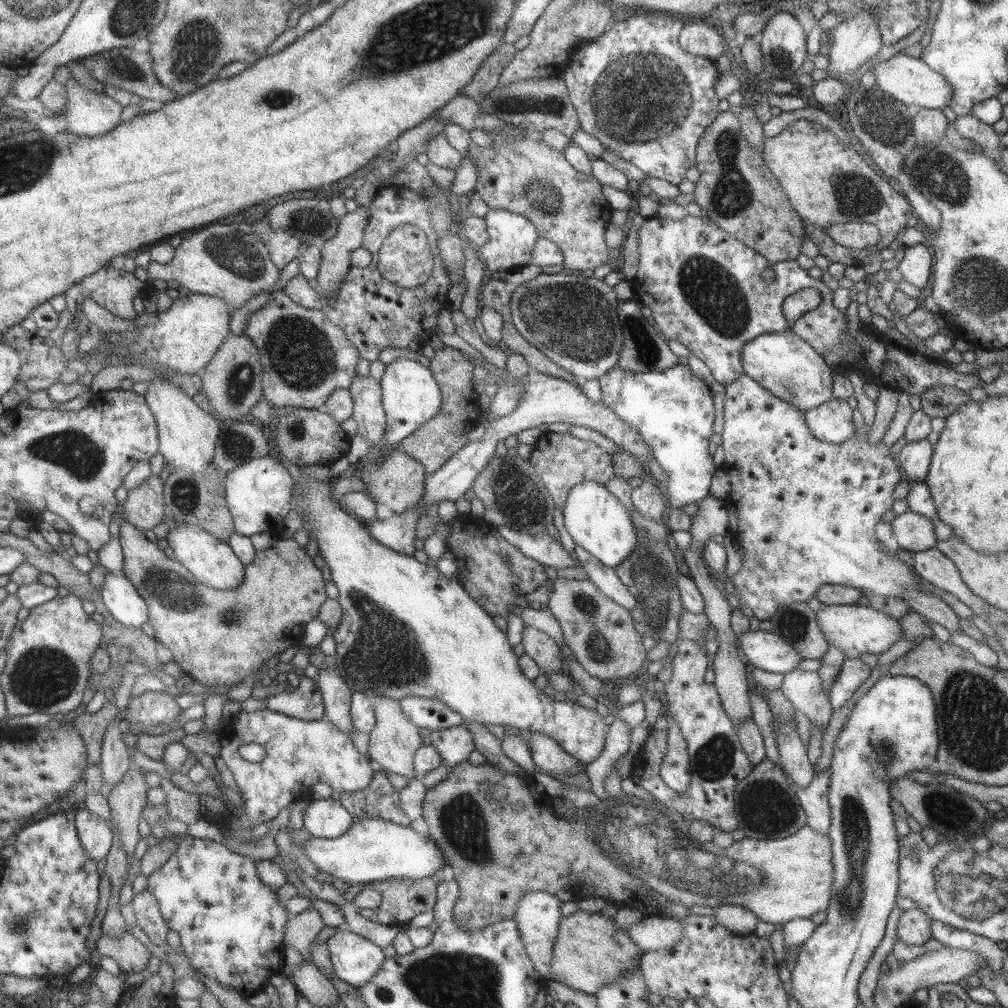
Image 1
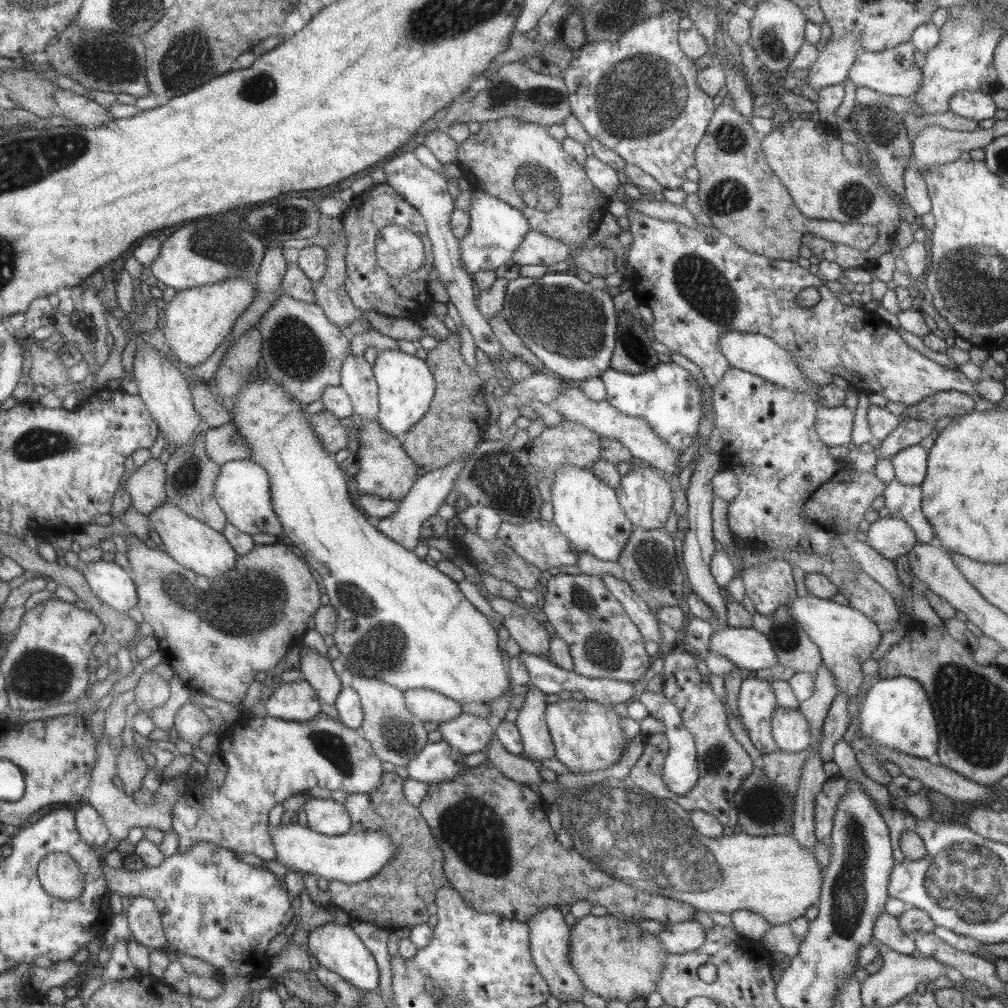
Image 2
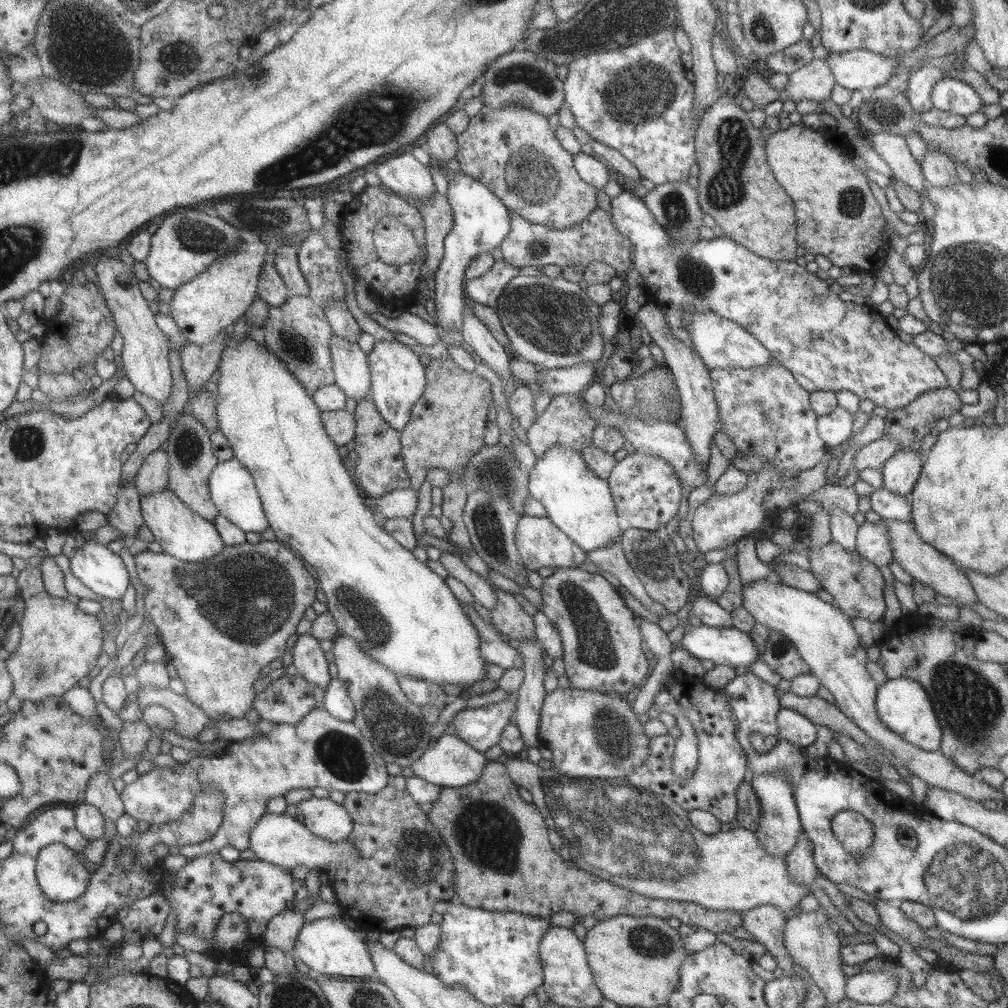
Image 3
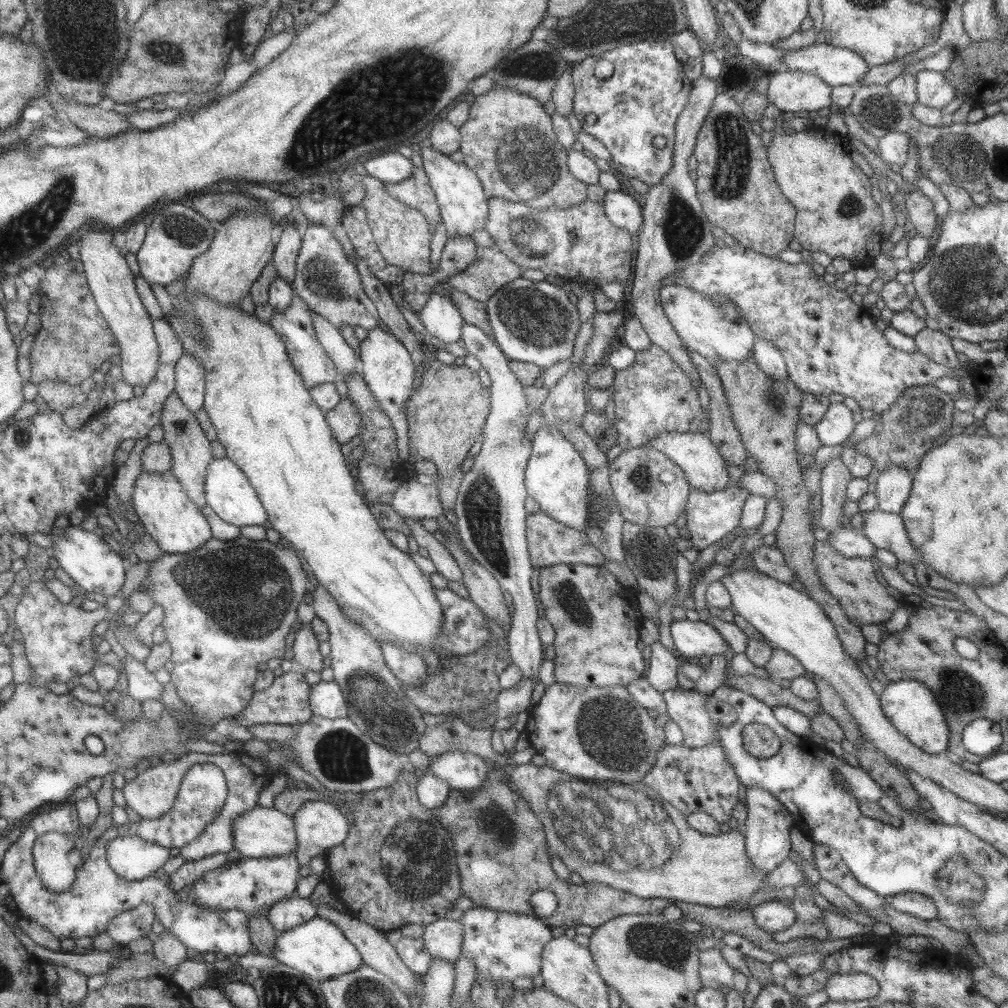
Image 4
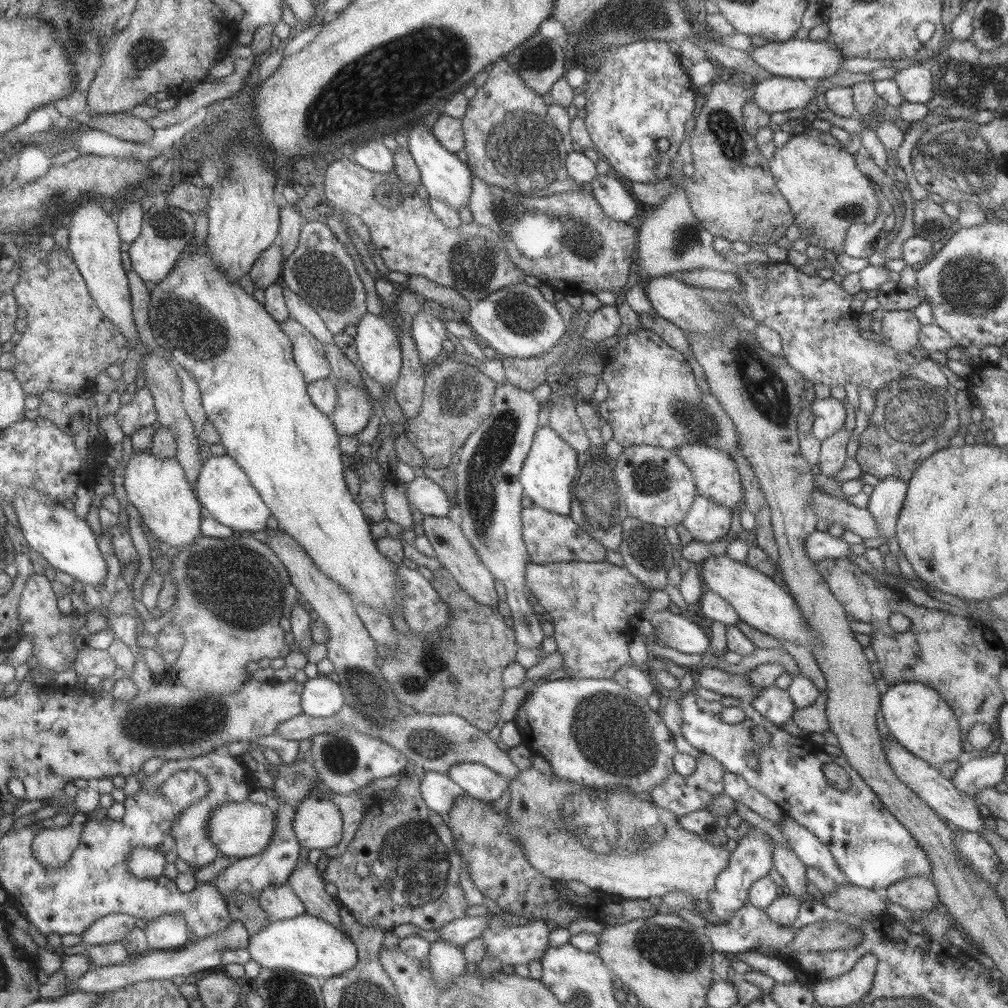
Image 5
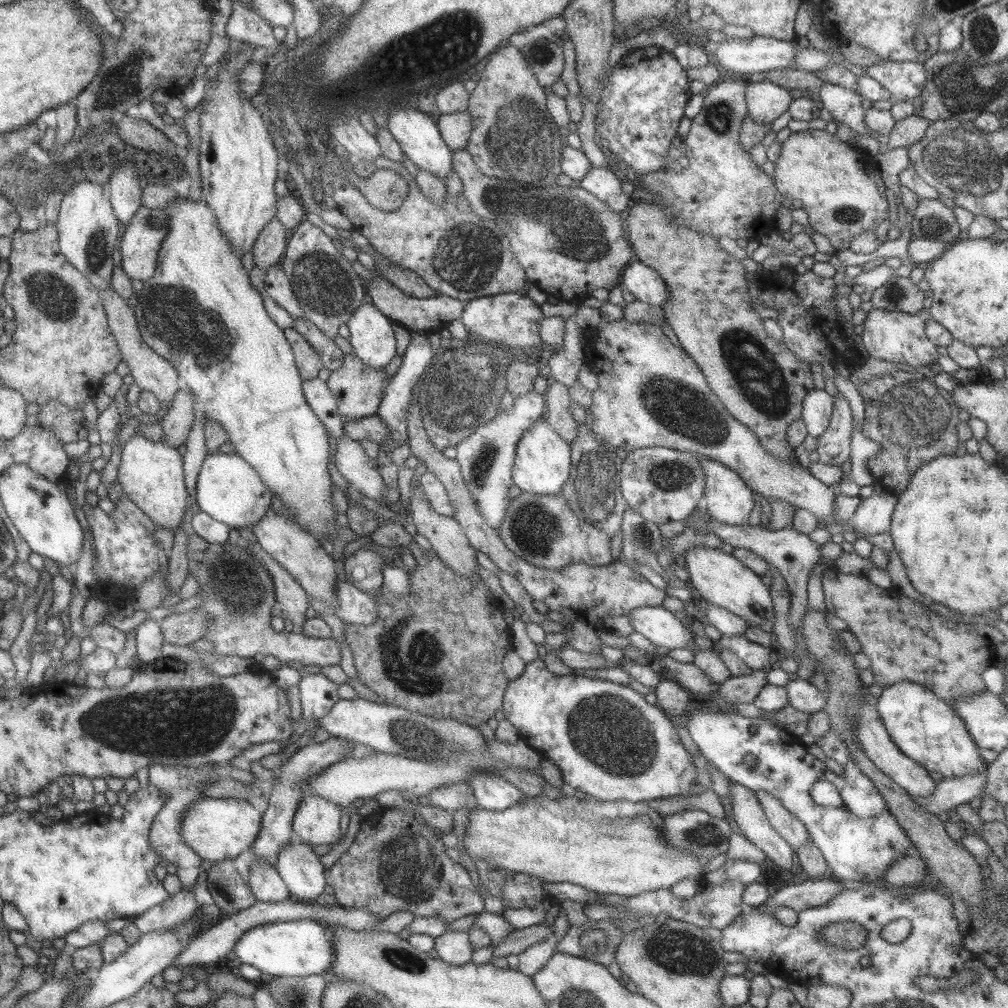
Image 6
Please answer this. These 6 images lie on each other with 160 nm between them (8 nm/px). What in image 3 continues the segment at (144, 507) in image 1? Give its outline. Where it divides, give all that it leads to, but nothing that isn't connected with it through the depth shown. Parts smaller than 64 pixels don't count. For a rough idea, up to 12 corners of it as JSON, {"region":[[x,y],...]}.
{"region":[[166,451],[148,454],[134,484],[141,495],[168,486]]}

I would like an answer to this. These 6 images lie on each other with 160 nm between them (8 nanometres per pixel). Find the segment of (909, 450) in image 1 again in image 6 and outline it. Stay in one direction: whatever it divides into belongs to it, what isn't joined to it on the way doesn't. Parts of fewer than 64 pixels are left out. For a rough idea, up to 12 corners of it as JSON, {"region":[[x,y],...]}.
{"region":[[899,493],[861,498],[852,514],[857,539],[887,532]]}

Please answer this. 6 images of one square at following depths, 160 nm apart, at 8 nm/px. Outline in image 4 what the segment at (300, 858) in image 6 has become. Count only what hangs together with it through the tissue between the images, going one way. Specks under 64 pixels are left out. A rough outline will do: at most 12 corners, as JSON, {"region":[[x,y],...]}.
{"region":[[325,904],[316,916],[334,924],[363,963],[420,1000],[422,981],[384,931]]}

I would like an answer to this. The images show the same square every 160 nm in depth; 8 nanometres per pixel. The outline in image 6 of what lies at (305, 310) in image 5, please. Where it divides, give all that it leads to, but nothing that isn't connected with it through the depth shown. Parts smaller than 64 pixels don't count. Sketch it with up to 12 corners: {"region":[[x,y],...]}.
{"region":[[279,263],[265,271],[263,294],[292,320],[305,319]]}

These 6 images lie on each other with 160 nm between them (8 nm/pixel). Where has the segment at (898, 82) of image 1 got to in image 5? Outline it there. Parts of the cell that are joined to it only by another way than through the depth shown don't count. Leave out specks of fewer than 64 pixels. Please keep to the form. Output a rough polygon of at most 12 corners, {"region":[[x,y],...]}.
{"region":[[792,37],[753,47],[771,75],[807,81],[837,72],[843,54],[827,41]]}

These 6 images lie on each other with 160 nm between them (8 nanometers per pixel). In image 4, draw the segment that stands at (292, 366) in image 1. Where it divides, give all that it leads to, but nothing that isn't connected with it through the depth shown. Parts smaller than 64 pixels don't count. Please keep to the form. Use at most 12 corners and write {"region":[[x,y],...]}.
{"region":[[295,295],[268,323],[307,389],[338,378]]}

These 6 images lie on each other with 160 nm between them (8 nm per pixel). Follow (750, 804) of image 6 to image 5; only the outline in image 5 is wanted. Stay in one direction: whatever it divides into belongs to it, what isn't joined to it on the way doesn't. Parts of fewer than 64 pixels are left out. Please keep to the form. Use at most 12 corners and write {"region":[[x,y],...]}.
{"region":[[773,841],[773,869],[789,894],[808,898],[806,866]]}

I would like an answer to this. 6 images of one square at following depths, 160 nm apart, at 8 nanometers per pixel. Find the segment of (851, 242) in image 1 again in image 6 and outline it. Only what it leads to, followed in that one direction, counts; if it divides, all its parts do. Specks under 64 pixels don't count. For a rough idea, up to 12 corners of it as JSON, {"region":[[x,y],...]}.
{"region":[[746,85],[705,87],[687,168],[641,196],[698,233],[757,240],[781,196],[738,143]]}

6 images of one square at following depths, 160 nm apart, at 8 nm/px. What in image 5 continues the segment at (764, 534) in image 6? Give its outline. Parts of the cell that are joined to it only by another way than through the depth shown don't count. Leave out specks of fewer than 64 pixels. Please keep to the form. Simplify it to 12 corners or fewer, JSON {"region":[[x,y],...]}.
{"region":[[823,531],[806,534],[802,545],[815,564],[849,554],[843,539]]}

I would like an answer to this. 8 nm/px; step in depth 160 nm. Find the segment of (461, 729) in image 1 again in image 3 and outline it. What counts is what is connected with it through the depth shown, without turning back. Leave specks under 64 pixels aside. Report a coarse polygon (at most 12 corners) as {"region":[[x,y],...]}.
{"region":[[518,693],[454,715],[452,734],[484,753],[514,716]]}

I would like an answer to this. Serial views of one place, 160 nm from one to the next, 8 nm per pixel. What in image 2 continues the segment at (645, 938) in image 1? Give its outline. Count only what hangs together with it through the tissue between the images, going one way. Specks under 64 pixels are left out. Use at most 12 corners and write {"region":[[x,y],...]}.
{"region":[[692,919],[665,923],[655,936],[668,954],[691,952],[705,941]]}

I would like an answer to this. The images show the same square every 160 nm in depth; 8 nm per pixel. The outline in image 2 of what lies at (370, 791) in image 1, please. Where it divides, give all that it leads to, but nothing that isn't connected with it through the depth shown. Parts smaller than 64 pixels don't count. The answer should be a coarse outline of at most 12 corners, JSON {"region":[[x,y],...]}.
{"region":[[403,781],[346,793],[350,831],[397,852],[377,874],[329,881],[313,903],[392,931],[425,923],[449,885]]}

